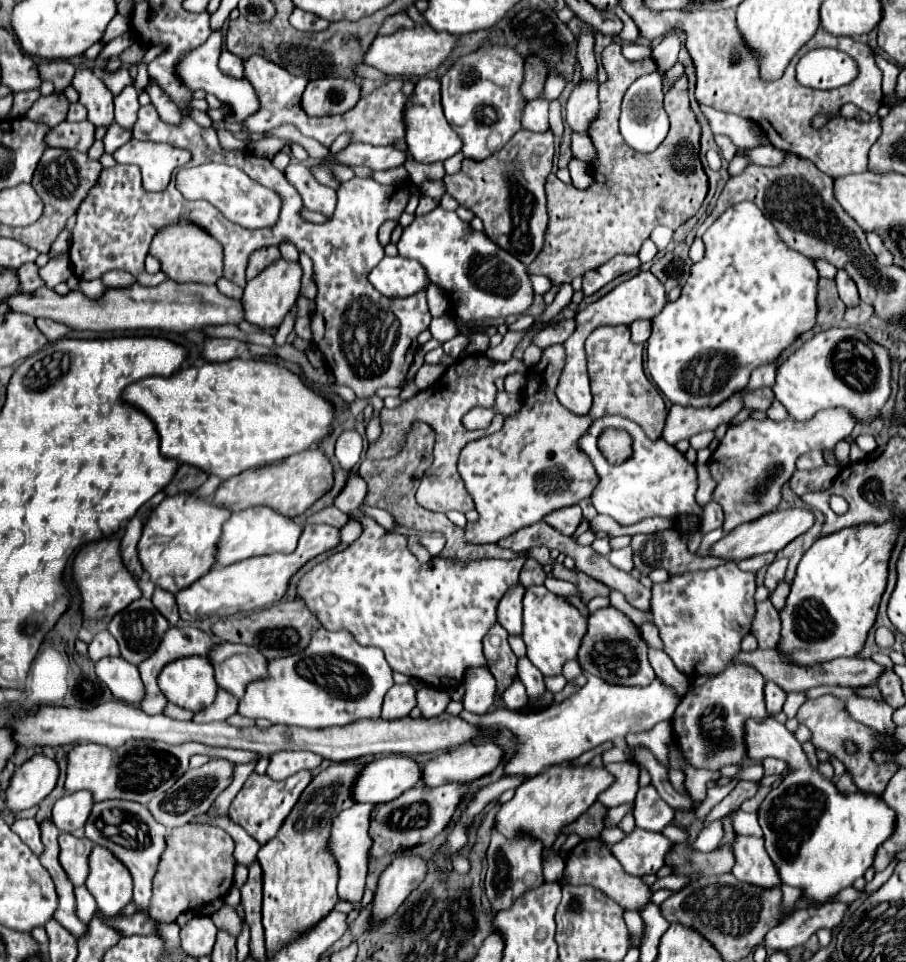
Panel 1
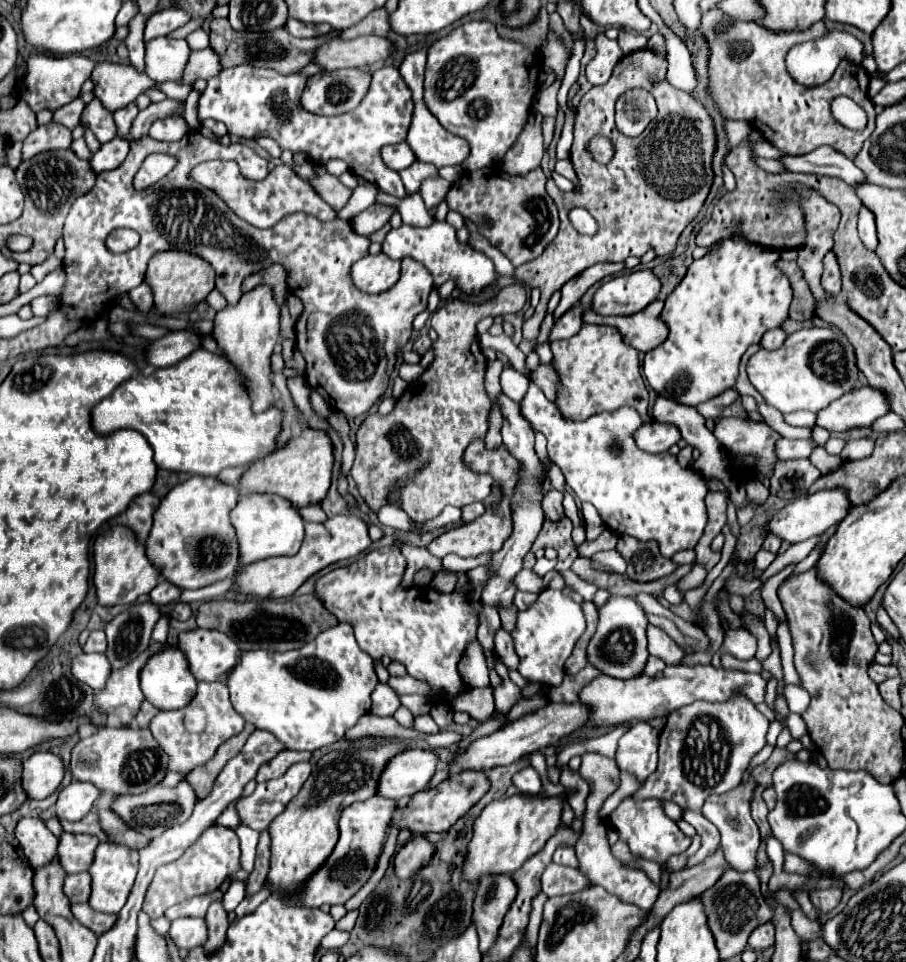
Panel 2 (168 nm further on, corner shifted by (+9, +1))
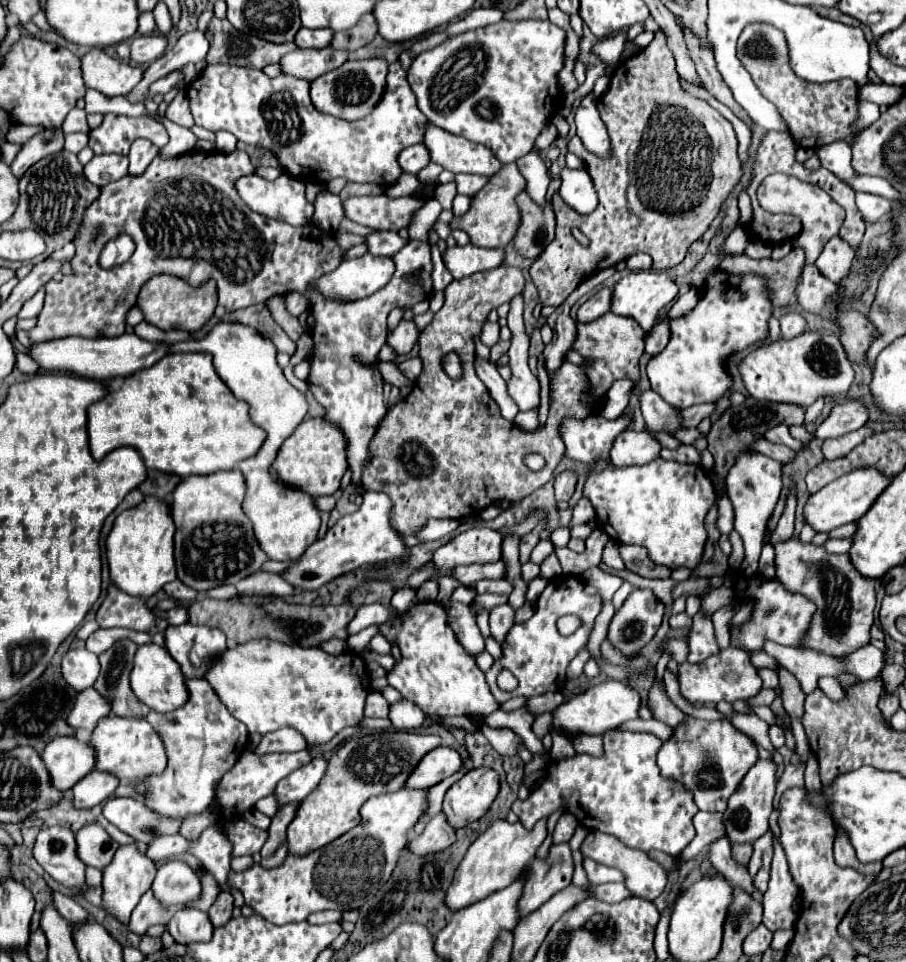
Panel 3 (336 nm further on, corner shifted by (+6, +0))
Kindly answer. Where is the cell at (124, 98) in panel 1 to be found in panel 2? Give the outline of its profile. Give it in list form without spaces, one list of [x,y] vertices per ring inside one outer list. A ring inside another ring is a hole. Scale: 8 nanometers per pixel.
[[[99,62],[97,68],[93,68],[91,82],[95,84],[95,96],[111,112],[127,106],[141,92],[154,86],[154,81],[145,72],[135,70],[131,64],[113,62]]]

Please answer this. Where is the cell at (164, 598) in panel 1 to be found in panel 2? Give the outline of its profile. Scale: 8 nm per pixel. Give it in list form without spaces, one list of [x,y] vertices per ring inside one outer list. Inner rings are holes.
[[[163,580],[163,582],[159,582],[159,584],[151,590],[149,596],[151,596],[151,602],[153,602],[153,604],[169,604],[169,602],[179,600],[181,588],[177,588],[175,584]]]

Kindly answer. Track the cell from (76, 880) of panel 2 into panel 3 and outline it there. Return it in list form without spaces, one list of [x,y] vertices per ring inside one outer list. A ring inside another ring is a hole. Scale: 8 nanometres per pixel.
[[[86,867],[86,885],[90,889],[100,887],[102,885],[102,871],[100,869],[94,869],[94,867]]]

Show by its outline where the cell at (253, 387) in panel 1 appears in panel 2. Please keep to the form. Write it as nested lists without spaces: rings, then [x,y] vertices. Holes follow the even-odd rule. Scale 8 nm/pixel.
[[[199,348],[175,366],[159,368],[151,376],[139,374],[123,382],[111,396],[101,400],[91,410],[91,424],[95,426],[97,434],[109,434],[127,428],[141,432],[151,444],[155,452],[153,460],[159,468],[201,476],[217,476],[223,468],[245,466],[277,450],[275,438],[281,432],[281,410],[271,408],[263,414],[255,414],[251,410],[251,400],[241,384],[241,376],[237,376],[237,370],[221,356]]]

